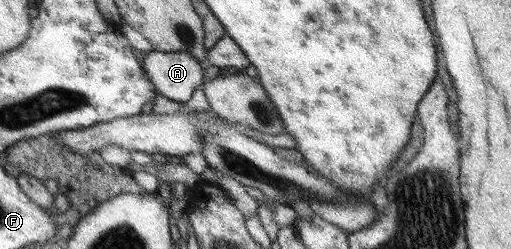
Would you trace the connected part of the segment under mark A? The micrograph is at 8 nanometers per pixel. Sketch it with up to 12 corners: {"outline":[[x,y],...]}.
{"outline":[[186,52],[142,59],[154,91],[184,103],[203,83],[204,63]]}

